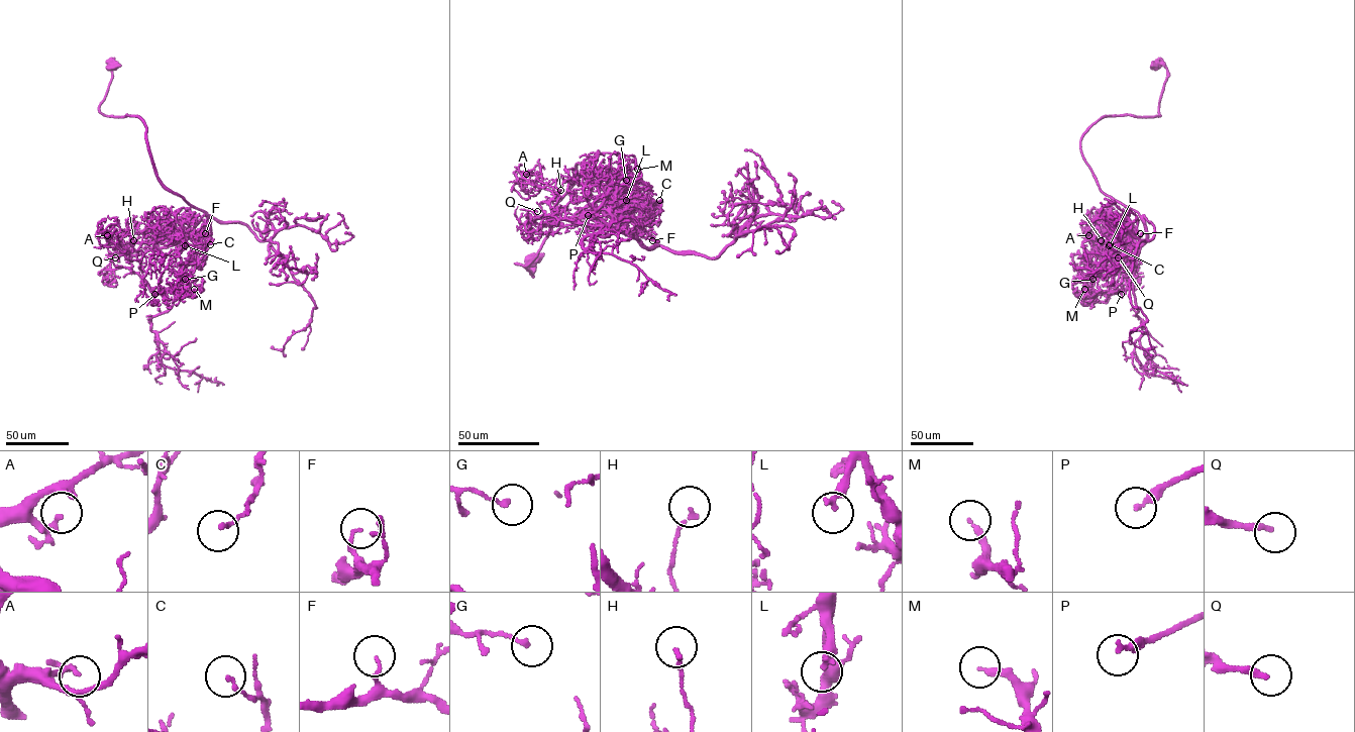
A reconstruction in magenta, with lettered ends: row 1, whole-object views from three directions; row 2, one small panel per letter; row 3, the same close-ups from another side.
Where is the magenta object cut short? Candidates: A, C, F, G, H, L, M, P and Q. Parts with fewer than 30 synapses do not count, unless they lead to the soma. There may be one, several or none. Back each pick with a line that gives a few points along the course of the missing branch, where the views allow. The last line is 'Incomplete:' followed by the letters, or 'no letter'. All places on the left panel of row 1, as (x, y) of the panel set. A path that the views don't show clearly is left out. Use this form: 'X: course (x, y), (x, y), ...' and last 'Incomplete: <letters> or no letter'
Incomplete: Q

